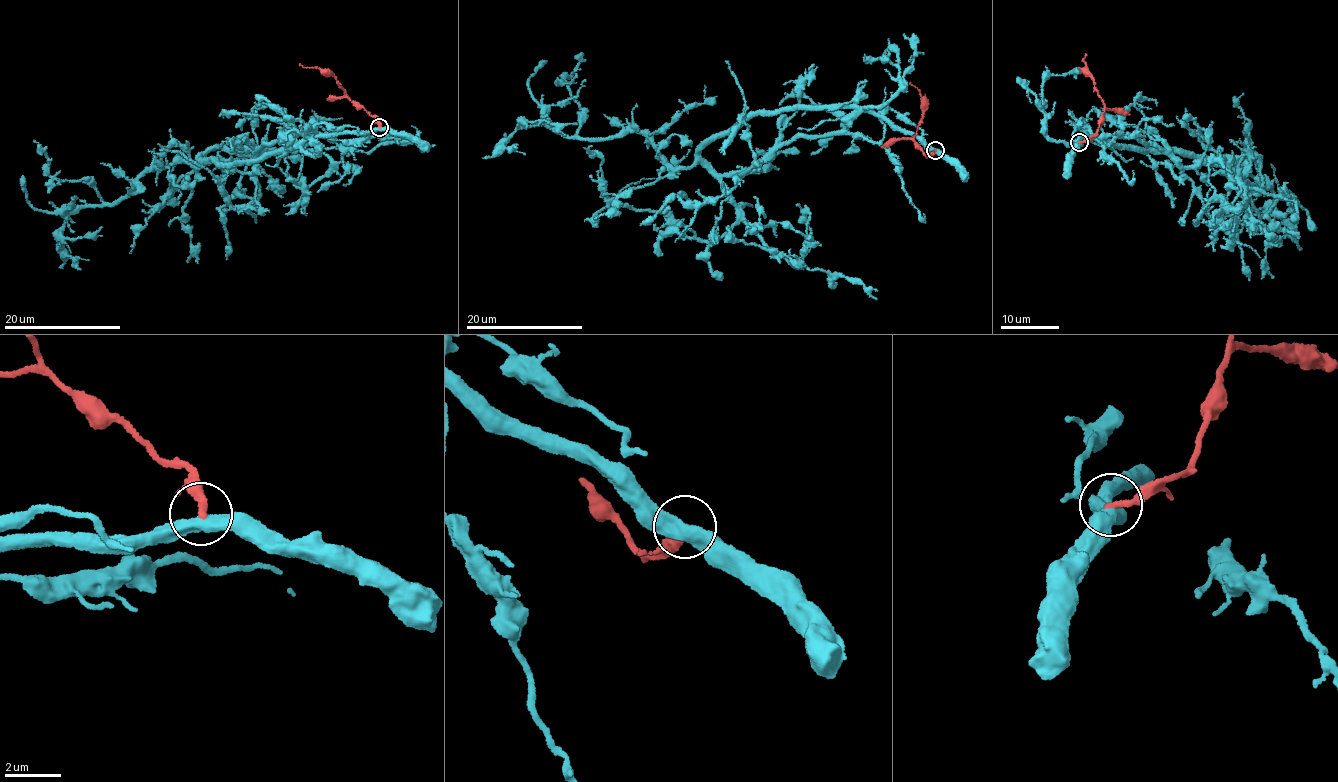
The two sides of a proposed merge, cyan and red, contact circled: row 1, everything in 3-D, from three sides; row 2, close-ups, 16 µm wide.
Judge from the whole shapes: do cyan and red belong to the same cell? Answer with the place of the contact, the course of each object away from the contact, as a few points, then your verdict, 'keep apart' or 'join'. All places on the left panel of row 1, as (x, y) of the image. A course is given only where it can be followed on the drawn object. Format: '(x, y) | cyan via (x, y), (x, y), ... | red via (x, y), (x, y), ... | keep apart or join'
(379, 127) | cyan via (379, 128), (153, 169), (61, 230), (75, 240), (102, 227) | red via (379, 126), (376, 116), (370, 115), (348, 96), (333, 75), (299, 64) | keep apart

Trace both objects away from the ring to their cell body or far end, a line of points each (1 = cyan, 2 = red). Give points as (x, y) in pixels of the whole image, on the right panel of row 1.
1: (1079, 143), (1086, 133), (1175, 147), (1239, 174), (1247, 168), (1236, 160), (1273, 195), (1253, 210), (1239, 202)
2: (1079, 141), (1097, 133), (1104, 109), (1084, 61), (1085, 53)

